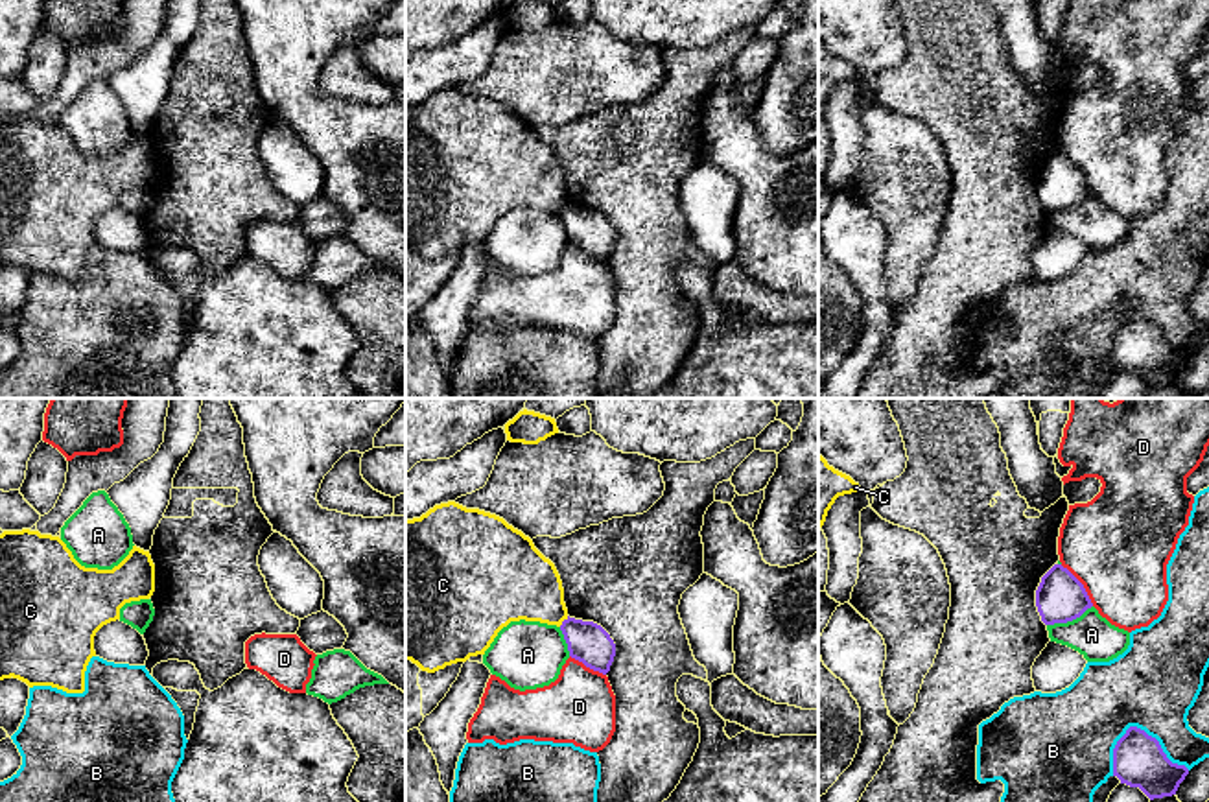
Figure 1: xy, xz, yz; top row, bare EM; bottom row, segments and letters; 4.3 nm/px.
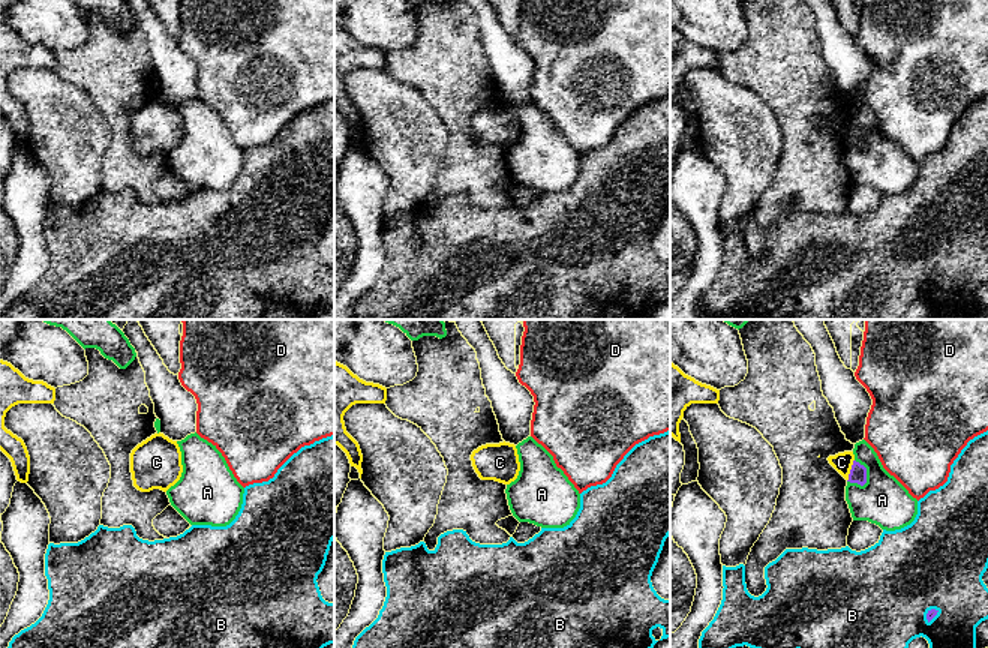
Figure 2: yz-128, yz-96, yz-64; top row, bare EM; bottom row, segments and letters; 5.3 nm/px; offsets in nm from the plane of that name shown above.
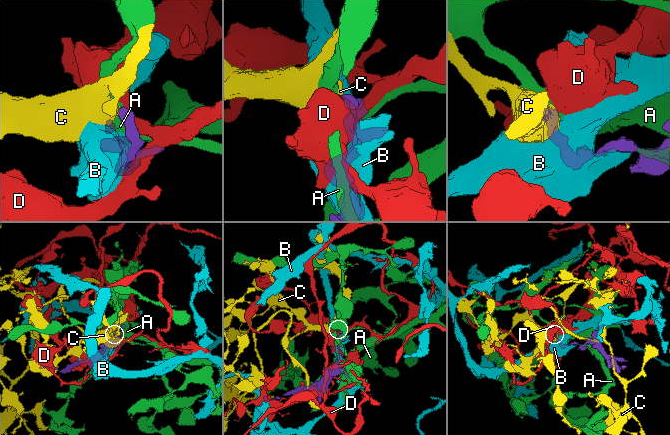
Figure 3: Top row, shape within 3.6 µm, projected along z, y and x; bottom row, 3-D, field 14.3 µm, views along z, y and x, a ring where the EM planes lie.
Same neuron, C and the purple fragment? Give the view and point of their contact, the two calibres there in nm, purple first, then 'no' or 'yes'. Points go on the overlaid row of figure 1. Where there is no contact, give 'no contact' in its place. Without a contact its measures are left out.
xz (563, 622) | 180/320 nm | no

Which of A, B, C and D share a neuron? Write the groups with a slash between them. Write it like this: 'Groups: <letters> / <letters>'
Groups: A / B / C / D

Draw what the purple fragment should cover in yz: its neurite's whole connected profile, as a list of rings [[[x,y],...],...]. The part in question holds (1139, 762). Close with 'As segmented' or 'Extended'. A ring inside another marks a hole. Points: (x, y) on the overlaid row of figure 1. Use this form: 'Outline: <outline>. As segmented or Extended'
Outline: [[[1130,726],[1113,749],[1113,776],[1130,787],[1139,787],[1150,800],[1176,795],[1189,774],[1185,765],[1172,763],[1159,741],[1137,726]]]. As segmented

